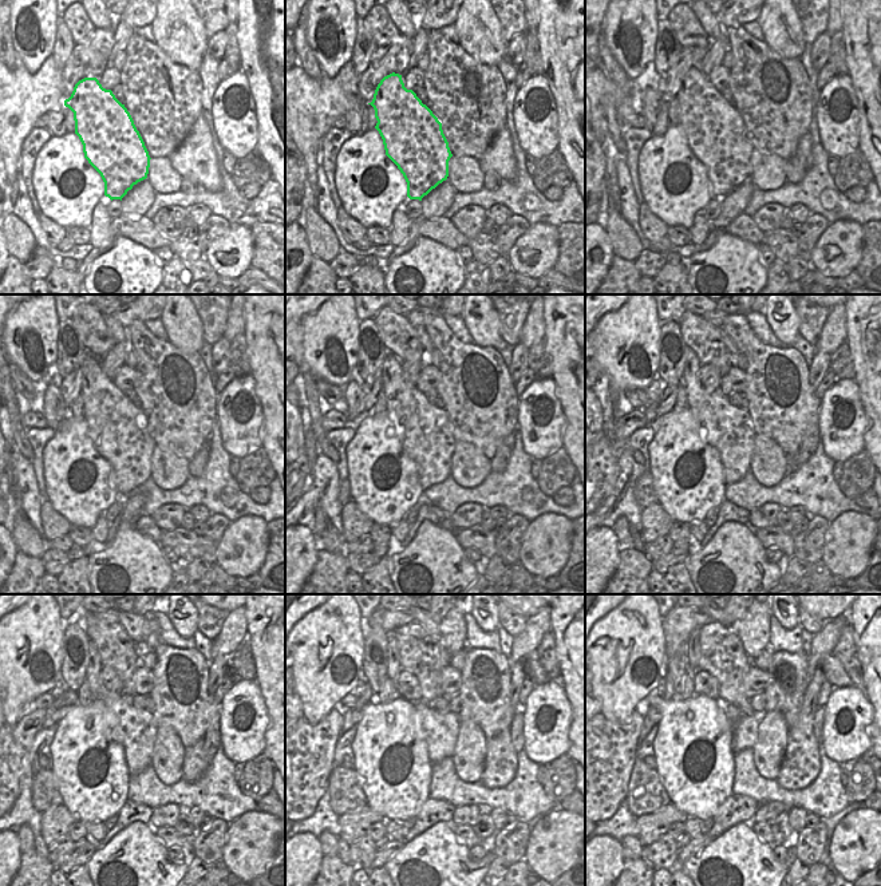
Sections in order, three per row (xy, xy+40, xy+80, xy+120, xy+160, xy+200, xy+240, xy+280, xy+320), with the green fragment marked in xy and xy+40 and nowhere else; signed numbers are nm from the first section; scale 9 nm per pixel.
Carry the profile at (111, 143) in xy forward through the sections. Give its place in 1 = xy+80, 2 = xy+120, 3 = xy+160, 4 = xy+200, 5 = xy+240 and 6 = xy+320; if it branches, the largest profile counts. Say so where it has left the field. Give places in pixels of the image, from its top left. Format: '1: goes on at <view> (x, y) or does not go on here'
1: goes on at xy+80 (715, 130)
2: goes on at xy+120 (119, 431)
3: goes on at xy+160 (426, 434)
4: goes on at xy+200 (729, 430)
5: goes on at xy+240 (135, 730)
6: goes on at xy+320 (745, 734)

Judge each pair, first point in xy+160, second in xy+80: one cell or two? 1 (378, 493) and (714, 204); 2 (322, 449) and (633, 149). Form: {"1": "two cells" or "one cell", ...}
{"1": "two cells", "2": "two cells"}

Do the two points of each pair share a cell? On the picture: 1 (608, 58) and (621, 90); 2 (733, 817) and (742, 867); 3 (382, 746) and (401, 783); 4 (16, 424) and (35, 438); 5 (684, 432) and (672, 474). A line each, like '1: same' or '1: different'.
1: same
2: different
3: same
4: different
5: same

